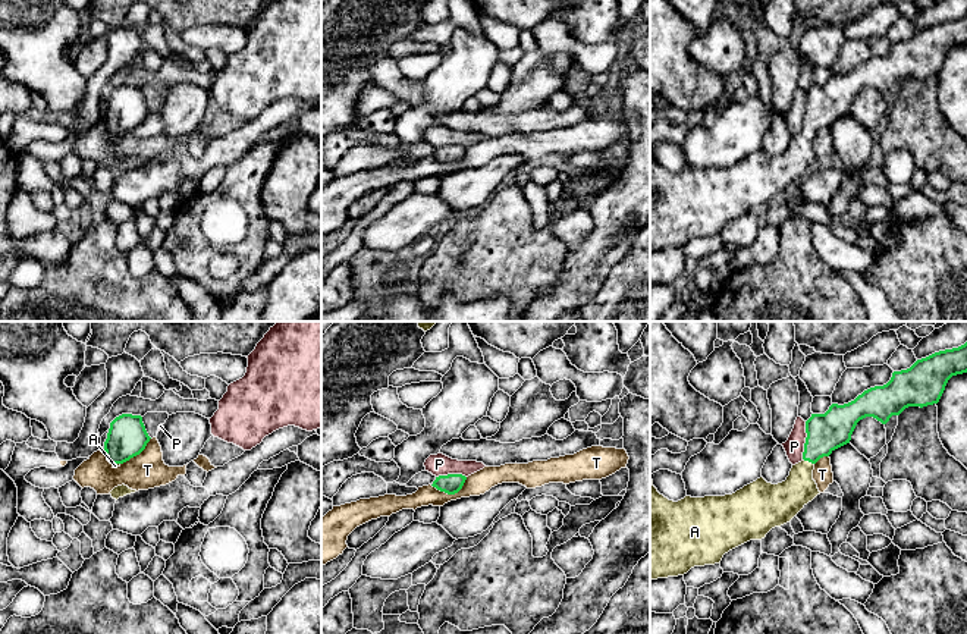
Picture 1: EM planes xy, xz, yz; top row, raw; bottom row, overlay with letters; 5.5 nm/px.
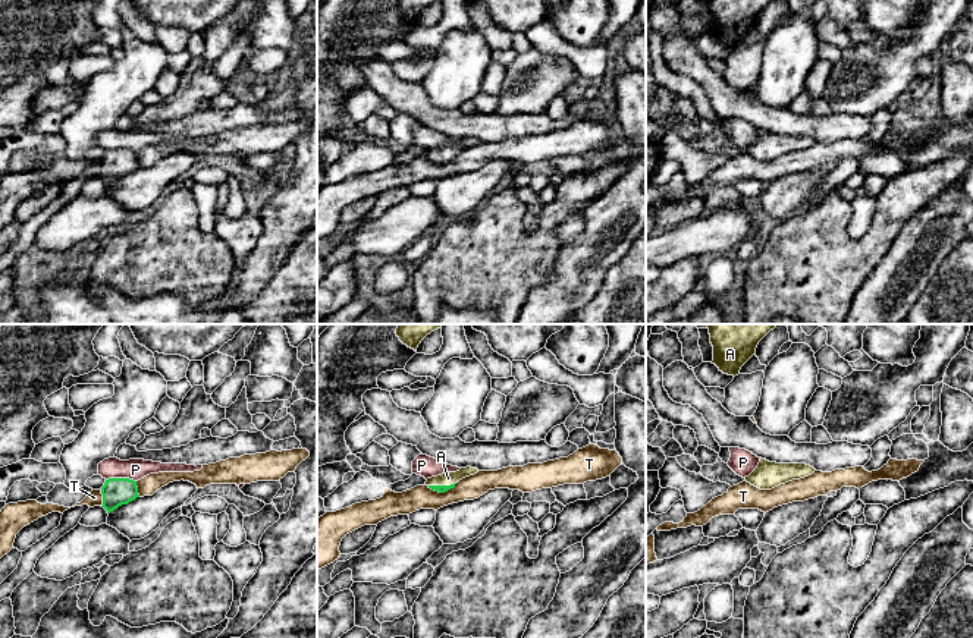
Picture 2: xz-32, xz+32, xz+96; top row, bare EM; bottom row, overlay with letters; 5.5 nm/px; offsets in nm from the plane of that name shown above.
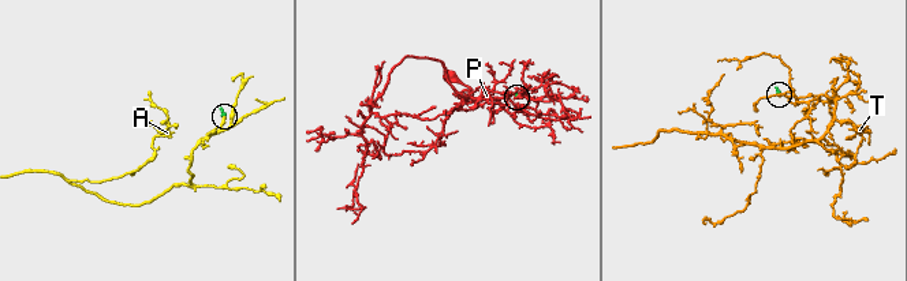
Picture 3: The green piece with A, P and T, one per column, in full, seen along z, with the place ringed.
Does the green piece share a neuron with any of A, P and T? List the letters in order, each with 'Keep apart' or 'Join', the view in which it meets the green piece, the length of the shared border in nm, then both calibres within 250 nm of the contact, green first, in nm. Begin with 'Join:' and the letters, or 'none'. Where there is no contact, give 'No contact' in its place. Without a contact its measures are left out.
Join: A
A: Join. Touches green in yz. Shared border 70 nm. Thickness 220 nm (green) against 200 nm
P: Keep apart. Touches green in yz. Shared border 200 nm. Thickness 220 nm (green) against 110 nm
T: Keep apart. Touches green in xz. Shared border 220 nm. Thickness 110 nm (green) against 120 nm

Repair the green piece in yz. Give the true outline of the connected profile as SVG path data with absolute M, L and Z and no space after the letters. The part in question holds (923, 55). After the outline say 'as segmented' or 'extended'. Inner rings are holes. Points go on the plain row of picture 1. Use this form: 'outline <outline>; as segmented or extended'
outline M967 13L894 43L886 56L870 59L848 75L832 75L825 85L811 85L806 92L803 132L778 156L760 148L732 166L685 167L674 173L657 163L650 145L650 251L720 235L729 222L789 194L820 166L813 151L814 135L850 114L860 91L873 88L886 95L908 78L938 75L948 51L963 44L967 44Z; extended

